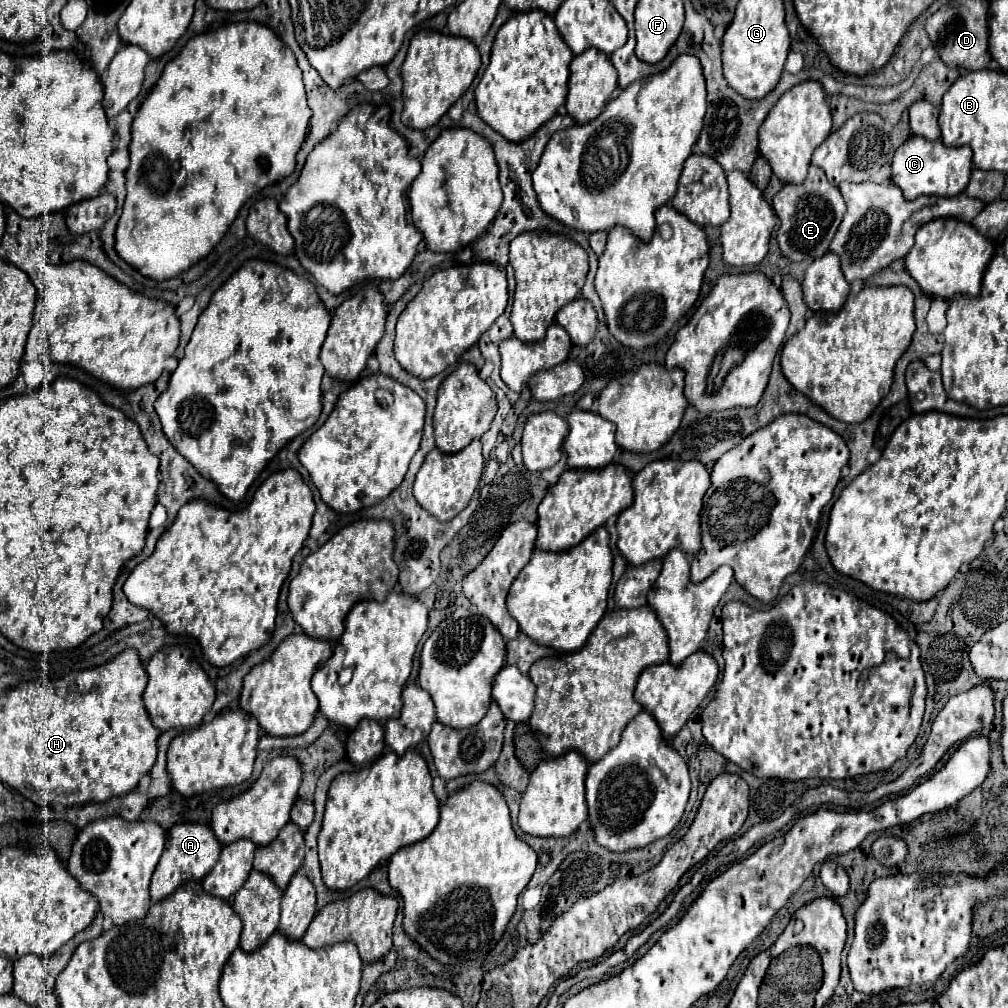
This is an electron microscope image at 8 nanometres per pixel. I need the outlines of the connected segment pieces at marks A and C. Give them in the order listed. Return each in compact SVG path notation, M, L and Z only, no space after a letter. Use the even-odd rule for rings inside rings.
M176 824L168 830L166 838L166 850L154 870L152 884L150 884L150 896L152 902L160 902L162 898L170 896L180 884L186 880L200 880L204 878L212 868L214 862L218 862L218 854L222 850L222 844L218 838L214 838L214 832L206 824Z
M910 136L902 146L896 148L892 158L892 182L902 190L904 198L914 200L916 196L954 196L962 194L968 186L972 172L972 150L968 146L948 148L942 140L926 140Z

